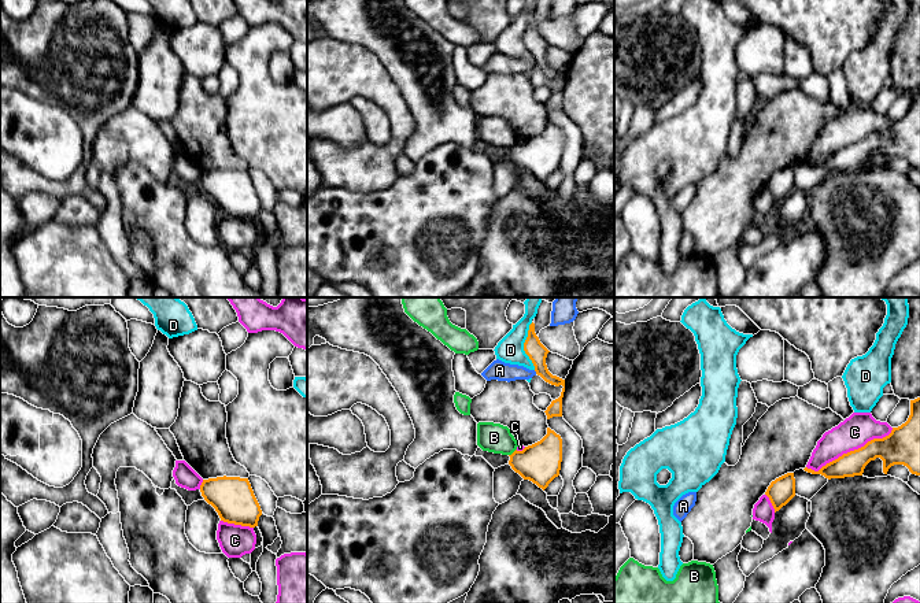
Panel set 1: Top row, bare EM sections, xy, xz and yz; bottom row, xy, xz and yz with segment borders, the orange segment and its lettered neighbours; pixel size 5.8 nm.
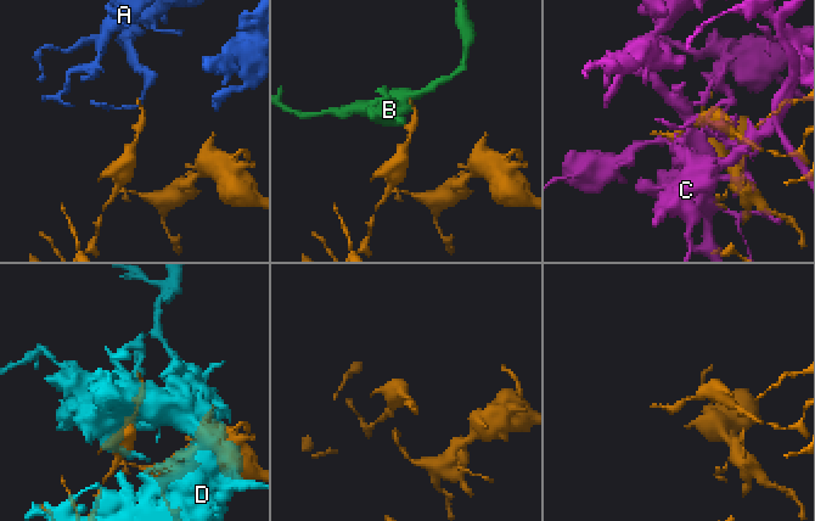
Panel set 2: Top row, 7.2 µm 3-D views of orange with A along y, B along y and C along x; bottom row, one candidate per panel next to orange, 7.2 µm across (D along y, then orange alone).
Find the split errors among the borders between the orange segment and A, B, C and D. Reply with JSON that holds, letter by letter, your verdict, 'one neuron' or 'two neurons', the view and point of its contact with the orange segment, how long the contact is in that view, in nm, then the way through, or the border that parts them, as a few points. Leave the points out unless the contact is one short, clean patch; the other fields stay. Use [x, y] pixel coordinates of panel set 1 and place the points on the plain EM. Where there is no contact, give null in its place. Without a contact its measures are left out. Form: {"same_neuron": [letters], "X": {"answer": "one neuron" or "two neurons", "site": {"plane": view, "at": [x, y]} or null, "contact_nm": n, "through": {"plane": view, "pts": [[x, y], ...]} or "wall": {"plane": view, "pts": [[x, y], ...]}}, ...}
{"same_neuron": [], "A": {"answer": "two neurons", "site": {"plane": "xz", "at": [535, 63]}, "contact_nm": 30, "wall": {"plane": "xz", "pts": [[534, 63], [536, 66]]}}, "B": {"answer": "two neurons", "site": {"plane": "xz", "at": [513, 145]}, "contact_nm": 60, "wall": {"plane": "xz", "pts": [[516, 141], [509, 148]]}}, "C": {"answer": "two neurons", "site": {"plane": "yz", "at": [850, 144]}, "contact_nm": 550}, "D": {"answer": "two neurons", "site": {"plane": "xz", "at": [524, 39]}, "contact_nm": 280, "wall": {"plane": "xz", "pts": [[531, 15], [527, 23], [524, 45], [535, 62]]}}}

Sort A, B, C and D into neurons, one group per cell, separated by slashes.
A / B / C / D

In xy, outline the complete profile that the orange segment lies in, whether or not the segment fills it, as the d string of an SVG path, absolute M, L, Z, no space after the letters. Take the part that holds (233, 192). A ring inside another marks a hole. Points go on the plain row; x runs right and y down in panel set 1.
M217 170L203 173L200 185L218 206L221 214L241 219L258 219L262 208L248 171Z

